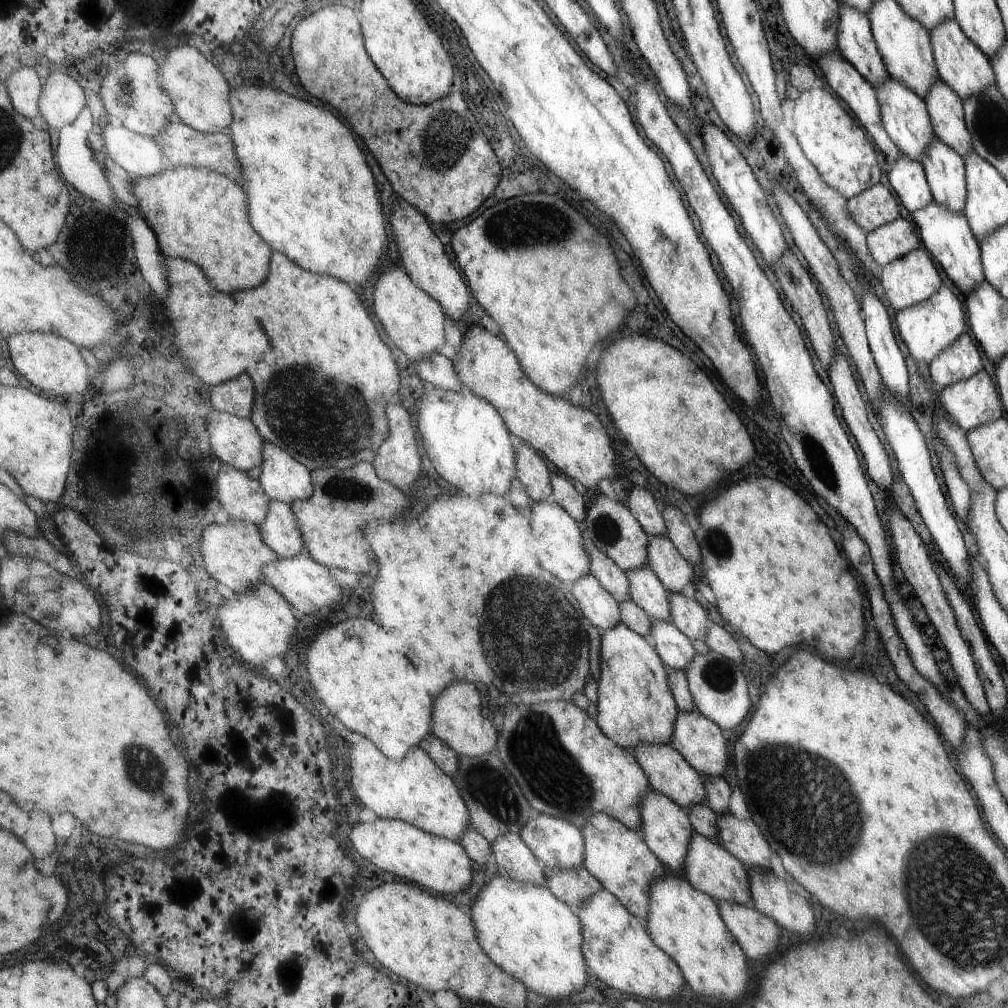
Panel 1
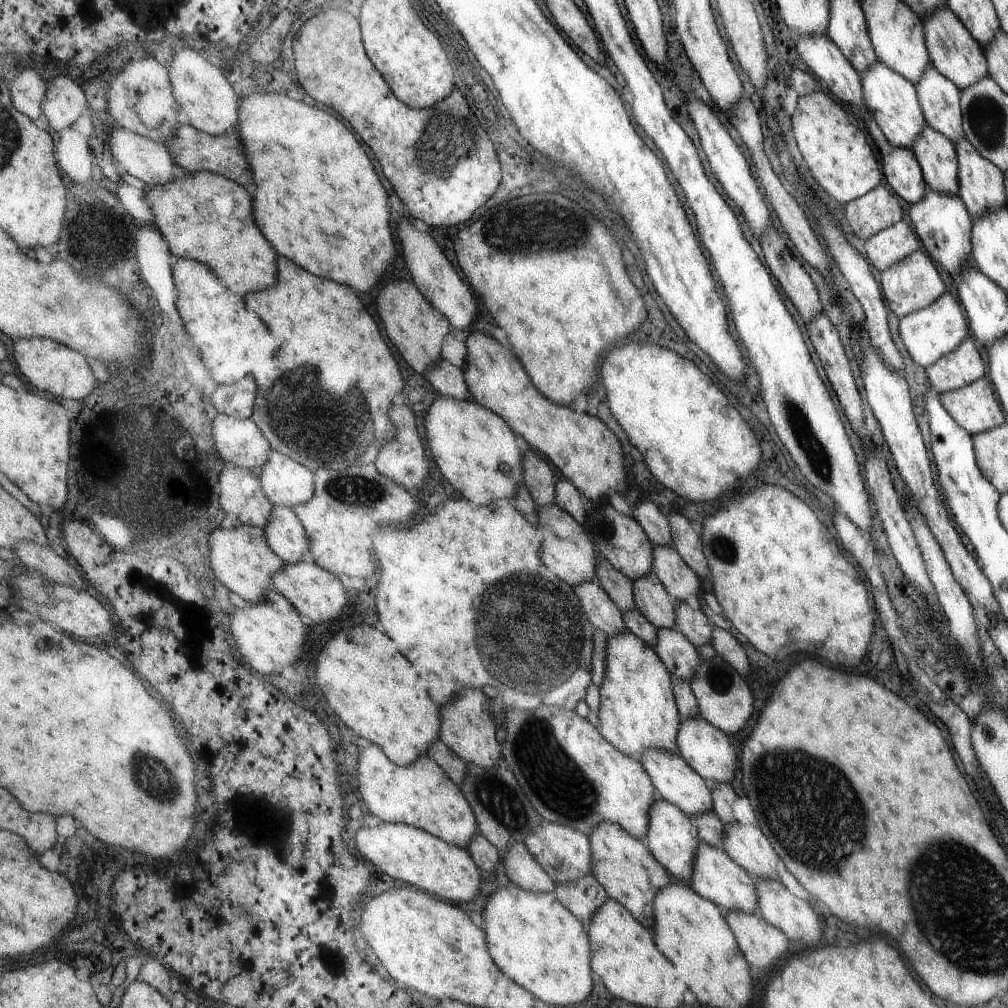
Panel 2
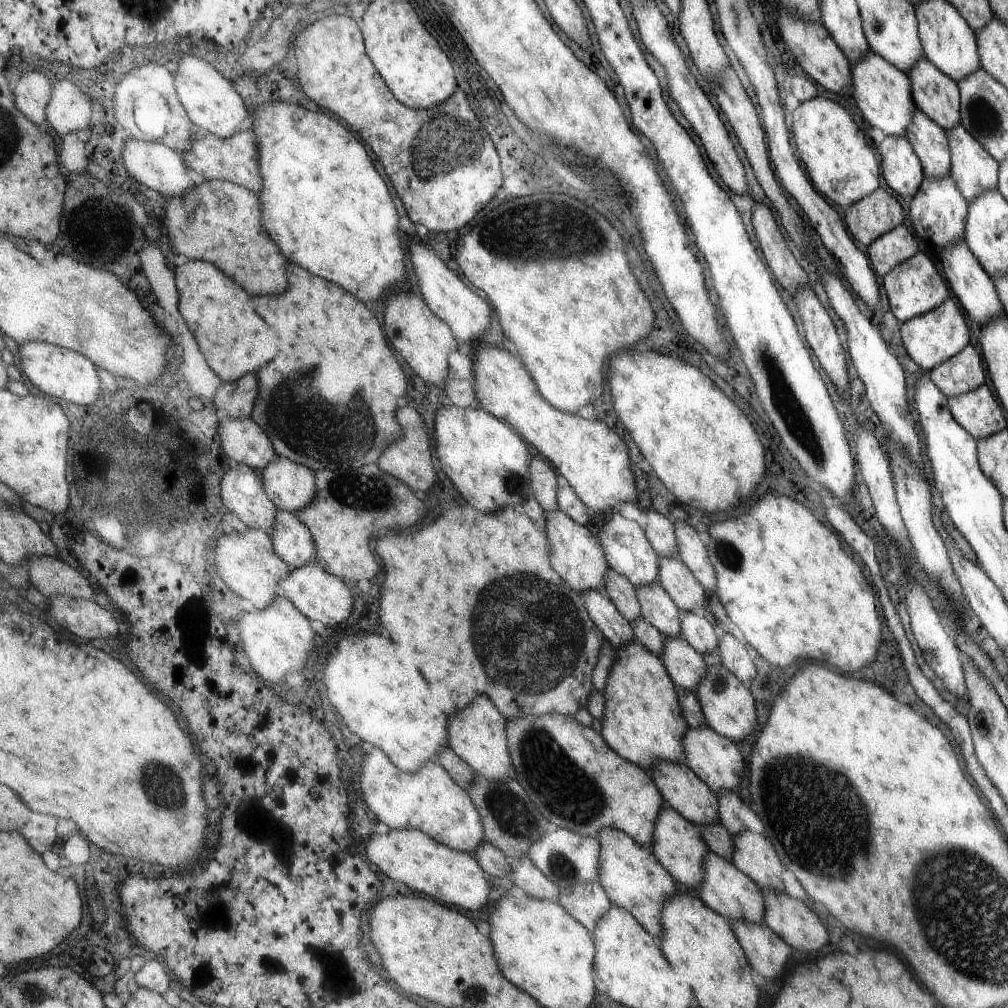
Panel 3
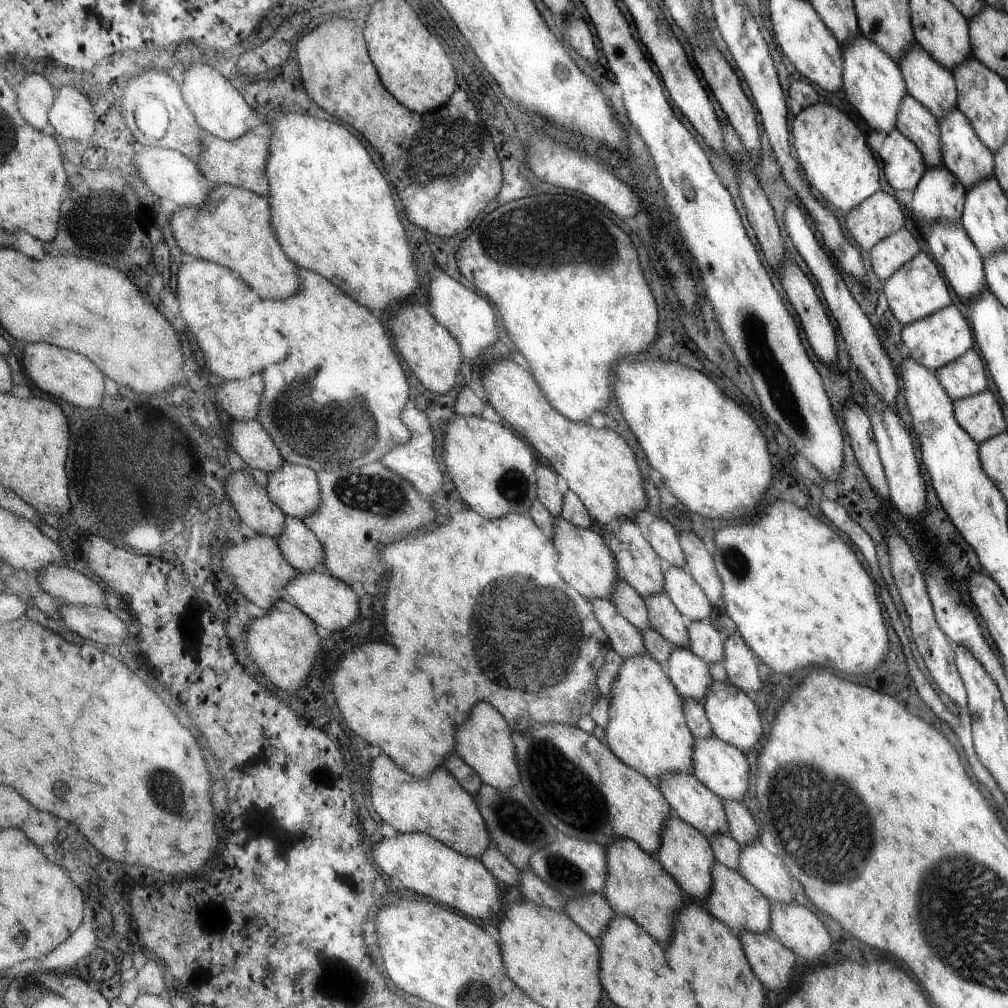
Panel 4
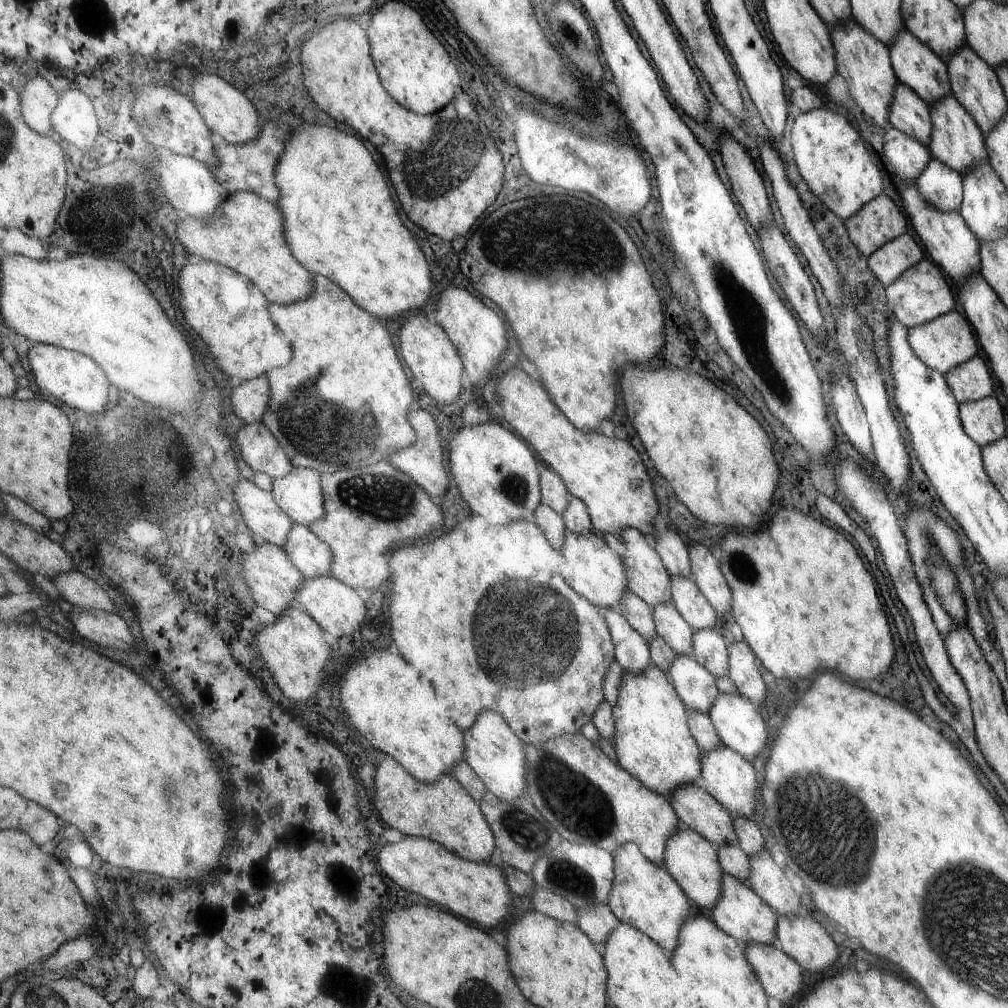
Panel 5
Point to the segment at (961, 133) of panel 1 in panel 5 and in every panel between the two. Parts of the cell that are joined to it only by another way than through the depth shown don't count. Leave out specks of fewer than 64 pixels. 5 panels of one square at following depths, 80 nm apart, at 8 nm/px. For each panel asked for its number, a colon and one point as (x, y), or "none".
2: (940, 100)
3: (936, 95)
4: (927, 81)
5: (916, 66)

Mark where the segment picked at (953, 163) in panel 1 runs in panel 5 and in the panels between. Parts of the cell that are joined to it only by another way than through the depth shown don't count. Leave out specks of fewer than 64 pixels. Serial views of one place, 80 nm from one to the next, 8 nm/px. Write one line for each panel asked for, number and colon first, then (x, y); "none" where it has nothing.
2: (936, 154)
3: (929, 142)
4: (916, 123)
5: (908, 114)

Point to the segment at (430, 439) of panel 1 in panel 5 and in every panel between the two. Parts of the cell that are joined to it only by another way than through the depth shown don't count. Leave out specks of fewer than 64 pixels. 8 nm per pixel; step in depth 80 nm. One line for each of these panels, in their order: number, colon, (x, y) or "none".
2: (473, 448)
3: (487, 462)
4: (492, 469)
5: (495, 472)

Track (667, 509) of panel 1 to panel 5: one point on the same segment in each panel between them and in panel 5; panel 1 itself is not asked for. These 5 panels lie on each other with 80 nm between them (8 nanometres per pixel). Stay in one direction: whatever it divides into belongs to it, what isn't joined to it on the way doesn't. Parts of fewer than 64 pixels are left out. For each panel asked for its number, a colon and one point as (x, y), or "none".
2: (685, 541)
3: (691, 551)
4: (698, 561)
5: (704, 571)

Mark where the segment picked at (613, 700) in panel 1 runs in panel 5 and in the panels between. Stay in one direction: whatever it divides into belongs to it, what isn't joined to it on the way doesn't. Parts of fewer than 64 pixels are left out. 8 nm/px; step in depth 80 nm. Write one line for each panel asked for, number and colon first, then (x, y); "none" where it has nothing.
2: (636, 712)
3: (641, 721)
4: (646, 730)
5: (650, 740)

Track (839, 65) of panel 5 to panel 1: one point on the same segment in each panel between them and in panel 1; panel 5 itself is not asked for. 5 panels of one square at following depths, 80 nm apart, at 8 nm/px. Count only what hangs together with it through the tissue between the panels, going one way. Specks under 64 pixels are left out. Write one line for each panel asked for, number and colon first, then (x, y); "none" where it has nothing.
1: (904, 114)
2: (892, 100)
3: (883, 94)
4: (872, 82)

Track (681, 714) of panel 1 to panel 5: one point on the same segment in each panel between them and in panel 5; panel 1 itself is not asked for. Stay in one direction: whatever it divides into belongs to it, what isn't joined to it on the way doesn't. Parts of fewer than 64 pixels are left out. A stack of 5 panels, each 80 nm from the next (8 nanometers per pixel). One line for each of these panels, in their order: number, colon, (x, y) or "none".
2: (704, 747)
3: (715, 760)
4: (721, 767)
5: (725, 774)

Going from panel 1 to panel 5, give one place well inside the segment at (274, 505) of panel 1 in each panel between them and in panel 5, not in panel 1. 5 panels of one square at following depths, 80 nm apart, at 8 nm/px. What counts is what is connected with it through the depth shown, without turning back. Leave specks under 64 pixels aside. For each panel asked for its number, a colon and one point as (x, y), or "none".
2: (287, 535)
3: (293, 540)
4: (302, 547)
5: (314, 557)

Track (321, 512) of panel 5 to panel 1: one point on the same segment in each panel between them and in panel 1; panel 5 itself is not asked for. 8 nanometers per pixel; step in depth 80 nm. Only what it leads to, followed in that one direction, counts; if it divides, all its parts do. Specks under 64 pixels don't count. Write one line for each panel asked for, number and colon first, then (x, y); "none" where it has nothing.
1: (285, 479)
2: (288, 483)
3: (292, 486)
4: (296, 489)

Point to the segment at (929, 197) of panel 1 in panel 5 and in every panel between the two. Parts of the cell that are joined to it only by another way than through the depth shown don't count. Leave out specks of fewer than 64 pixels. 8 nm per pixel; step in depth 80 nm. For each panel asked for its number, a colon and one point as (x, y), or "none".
2: (902, 172)
3: (902, 171)
4: (903, 165)
5: (906, 158)

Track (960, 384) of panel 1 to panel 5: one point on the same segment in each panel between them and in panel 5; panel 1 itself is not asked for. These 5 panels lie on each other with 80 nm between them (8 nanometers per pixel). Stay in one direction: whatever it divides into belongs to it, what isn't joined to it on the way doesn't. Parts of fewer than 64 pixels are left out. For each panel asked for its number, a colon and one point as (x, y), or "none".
2: (974, 407)
3: (977, 411)
4: (979, 415)
5: (982, 419)

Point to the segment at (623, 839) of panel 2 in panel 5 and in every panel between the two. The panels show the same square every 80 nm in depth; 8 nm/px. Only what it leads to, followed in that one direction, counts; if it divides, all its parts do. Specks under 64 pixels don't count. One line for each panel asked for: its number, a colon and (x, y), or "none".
3: (633, 879)
4: (637, 886)
5: (643, 894)

